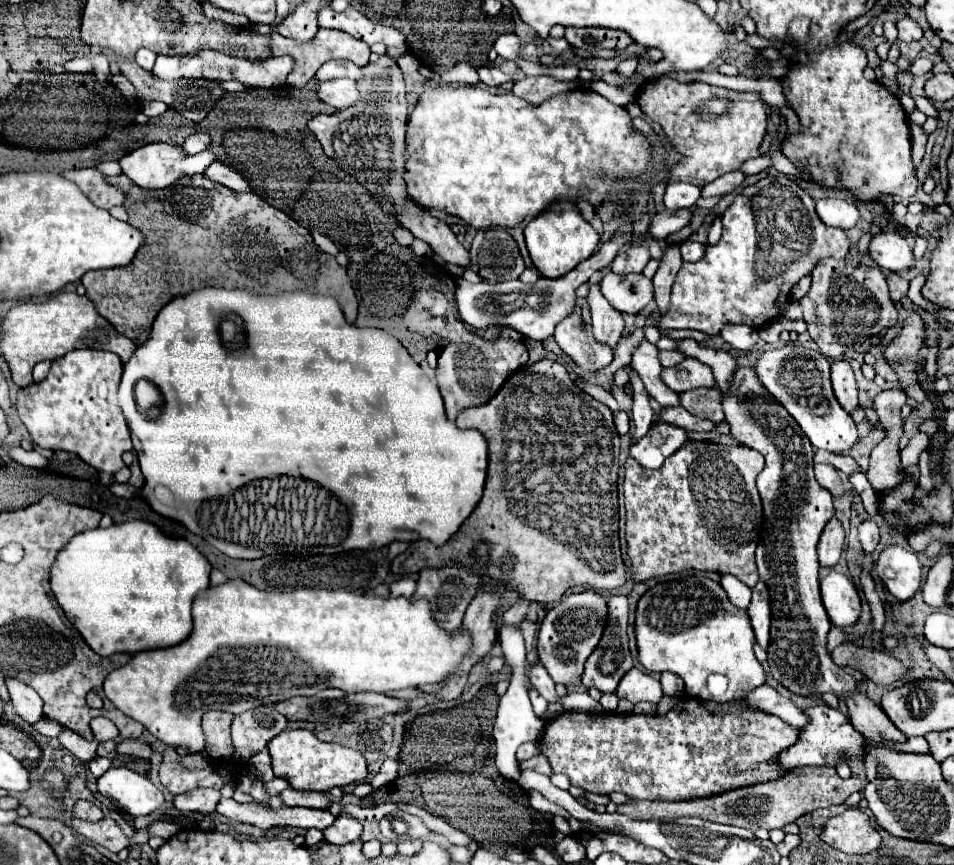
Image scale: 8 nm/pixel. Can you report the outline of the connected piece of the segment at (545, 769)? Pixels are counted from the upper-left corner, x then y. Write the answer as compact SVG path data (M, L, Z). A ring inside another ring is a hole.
M536 755L536 757L528 759L528 761L526 761L526 765L528 765L528 767L532 767L534 771L538 771L538 773L552 775L552 767L550 767L550 763L548 763L548 759L546 759L544 755Z

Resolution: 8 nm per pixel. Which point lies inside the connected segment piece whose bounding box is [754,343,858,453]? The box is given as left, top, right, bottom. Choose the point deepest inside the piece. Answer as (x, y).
(798, 378)

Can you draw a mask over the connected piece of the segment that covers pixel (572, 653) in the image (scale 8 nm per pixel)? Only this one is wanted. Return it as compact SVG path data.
M594 591L564 595L556 607L552 607L538 631L538 655L540 663L548 671L554 683L578 685L584 673L584 663L600 641L606 623L606 597Z

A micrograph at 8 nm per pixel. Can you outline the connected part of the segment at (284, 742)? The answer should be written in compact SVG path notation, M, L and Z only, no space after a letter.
M286 729L268 743L272 757L272 769L276 777L290 781L294 789L308 791L328 791L332 787L344 787L348 783L364 781L368 775L366 759L360 751L338 743L324 743L308 729Z

